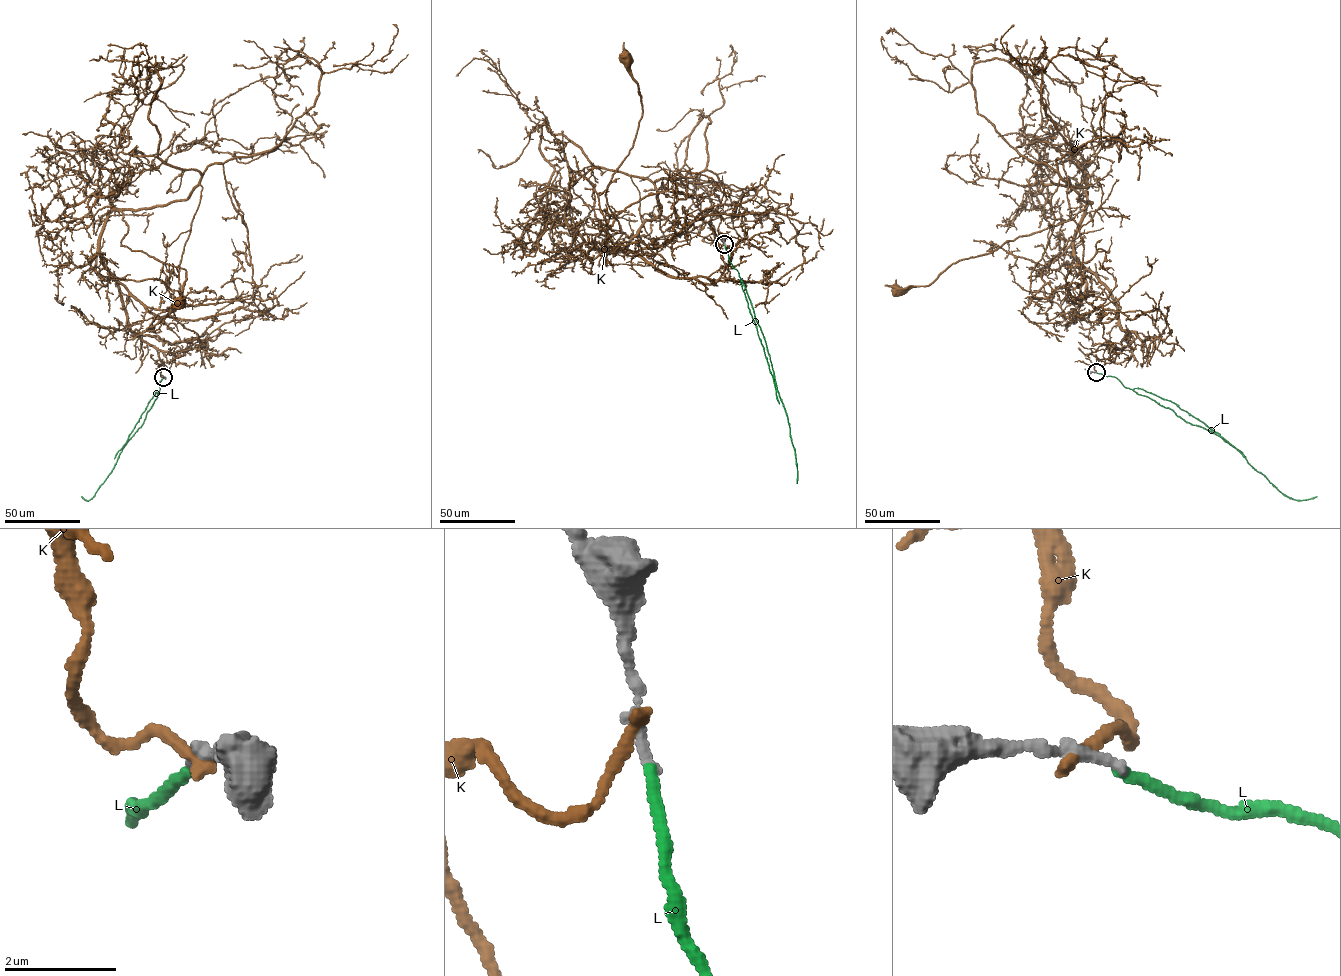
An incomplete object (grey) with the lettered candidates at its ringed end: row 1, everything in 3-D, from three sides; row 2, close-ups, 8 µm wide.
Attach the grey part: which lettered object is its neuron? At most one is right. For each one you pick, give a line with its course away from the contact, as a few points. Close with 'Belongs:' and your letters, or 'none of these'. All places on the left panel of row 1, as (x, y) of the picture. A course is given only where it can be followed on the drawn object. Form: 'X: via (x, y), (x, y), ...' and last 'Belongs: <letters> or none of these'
Belongs: none of these

